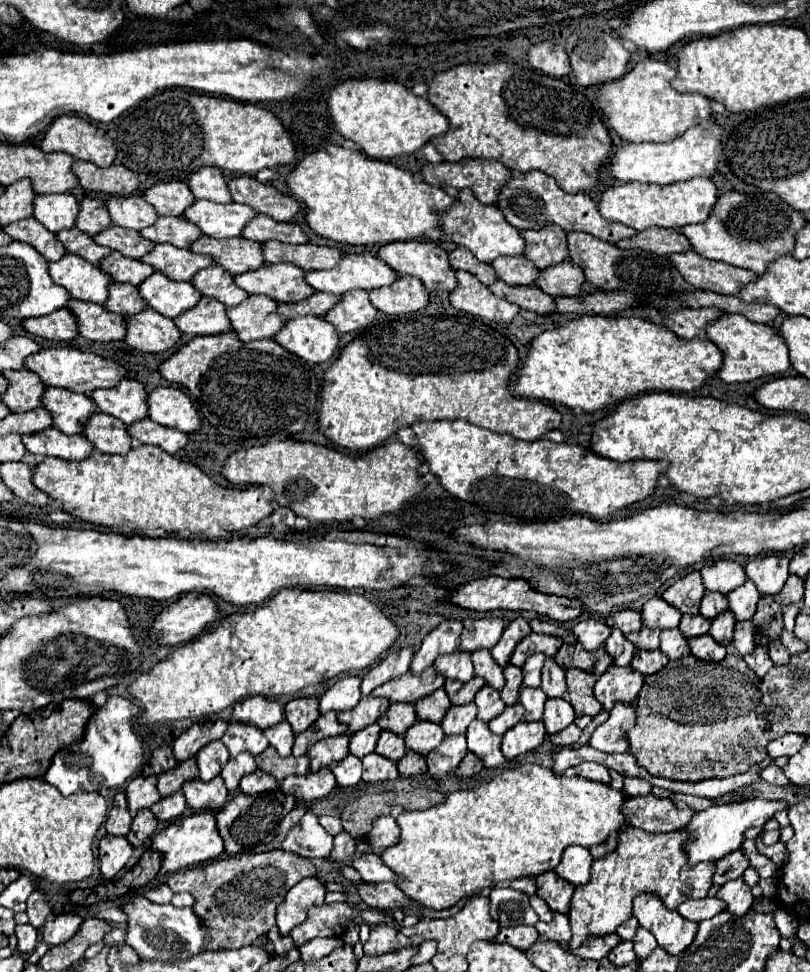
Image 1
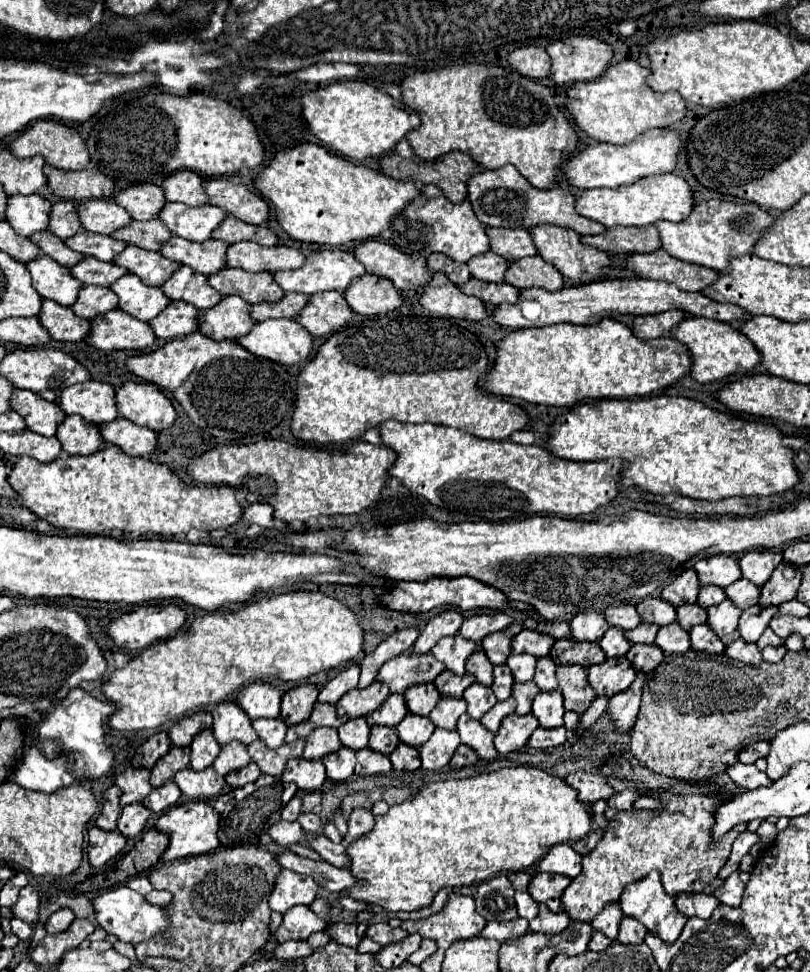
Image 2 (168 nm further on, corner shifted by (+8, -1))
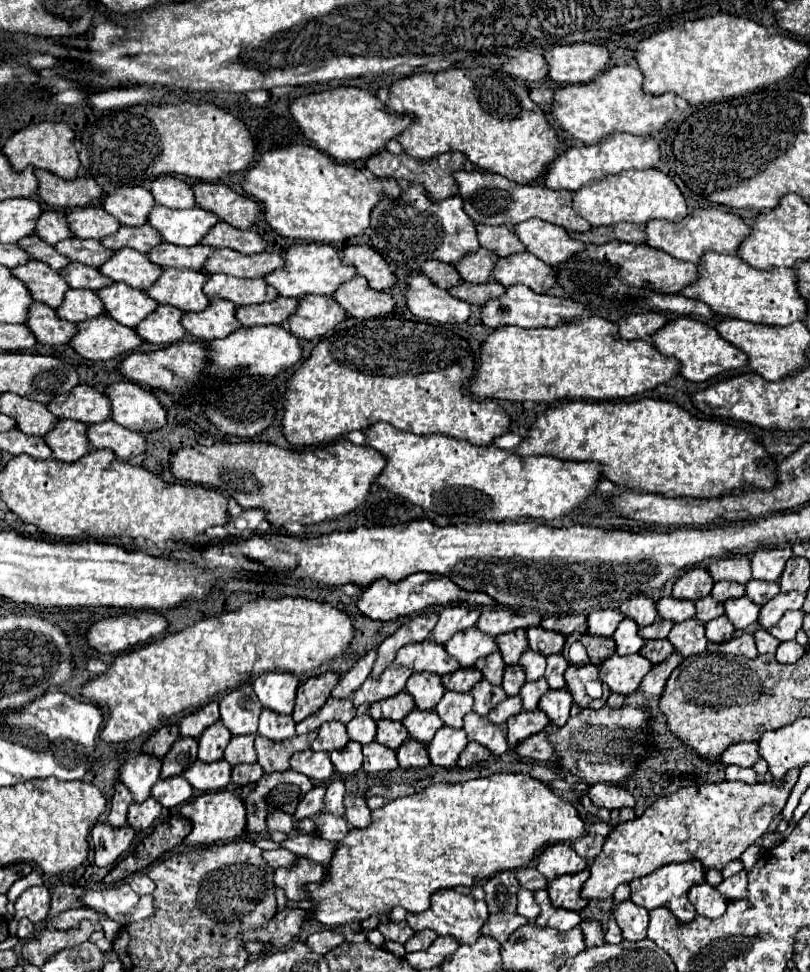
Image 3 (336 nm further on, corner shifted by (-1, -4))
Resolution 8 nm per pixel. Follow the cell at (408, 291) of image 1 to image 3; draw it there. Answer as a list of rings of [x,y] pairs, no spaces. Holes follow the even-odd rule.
[[[354,276],[350,282],[342,284],[334,298],[346,308],[346,312],[354,318],[374,318],[392,312],[396,306],[394,298],[388,292],[372,290],[370,284],[366,284],[366,278]]]

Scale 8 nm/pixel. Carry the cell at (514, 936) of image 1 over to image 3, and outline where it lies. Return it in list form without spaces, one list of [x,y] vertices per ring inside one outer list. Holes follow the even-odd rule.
[[[490,914],[488,922],[482,928],[482,934],[496,938],[502,944],[508,940],[508,936],[516,928],[526,926],[526,924],[530,924],[530,920],[526,920],[526,916],[520,916],[520,914]]]

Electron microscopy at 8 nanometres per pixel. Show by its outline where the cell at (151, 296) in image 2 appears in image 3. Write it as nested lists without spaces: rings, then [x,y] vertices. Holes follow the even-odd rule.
[[[112,284],[110,288],[98,290],[108,316],[118,320],[124,326],[138,326],[154,308],[158,308],[156,300],[150,300],[146,292],[130,288],[128,284]]]

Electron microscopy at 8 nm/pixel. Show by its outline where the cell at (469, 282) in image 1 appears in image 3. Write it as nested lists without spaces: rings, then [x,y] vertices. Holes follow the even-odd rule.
[[[412,276],[410,290],[406,294],[408,308],[414,316],[426,318],[440,324],[462,324],[470,318],[470,304],[450,296],[448,290],[434,286],[434,282],[424,276]]]

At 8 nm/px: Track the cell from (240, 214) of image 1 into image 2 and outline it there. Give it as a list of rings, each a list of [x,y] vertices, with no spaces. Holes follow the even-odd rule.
[[[165,203],[157,215],[165,227],[183,239],[189,241],[207,241],[213,229],[227,217],[223,209],[211,205],[187,207],[181,203]]]

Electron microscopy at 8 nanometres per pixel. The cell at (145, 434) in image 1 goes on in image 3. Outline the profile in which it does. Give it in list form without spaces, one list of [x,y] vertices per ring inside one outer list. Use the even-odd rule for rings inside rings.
[[[112,420],[88,426],[88,438],[94,448],[110,448],[120,460],[132,460],[146,452],[146,438],[142,432],[130,432]]]

